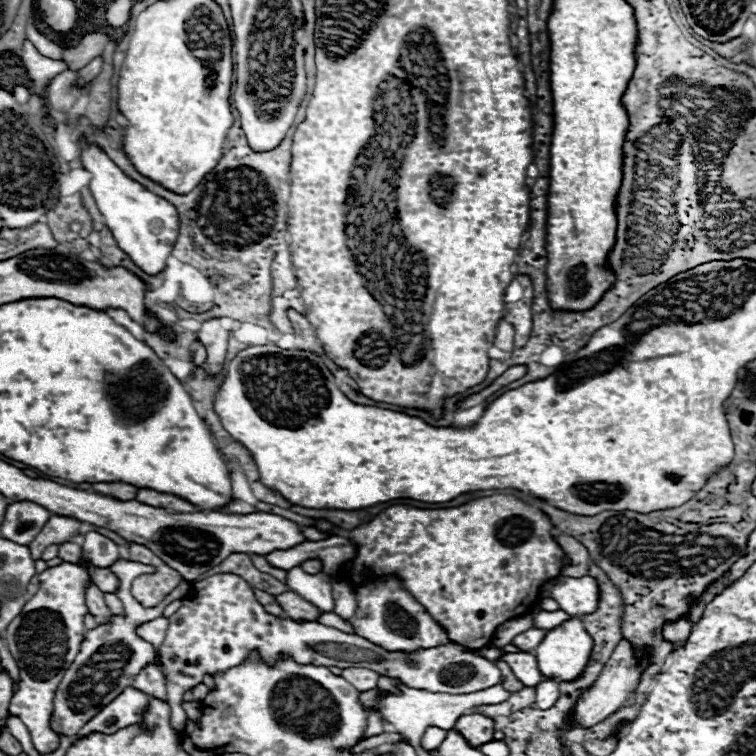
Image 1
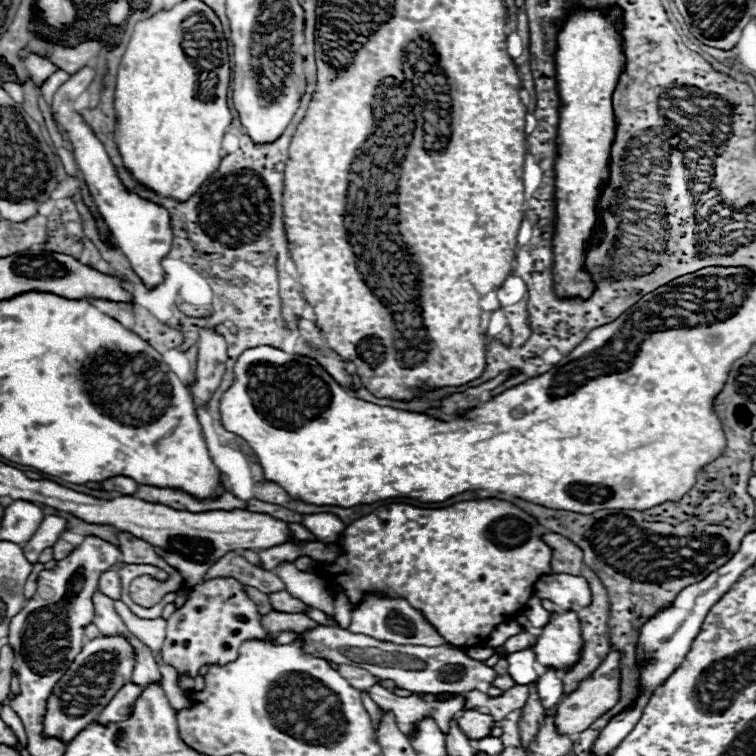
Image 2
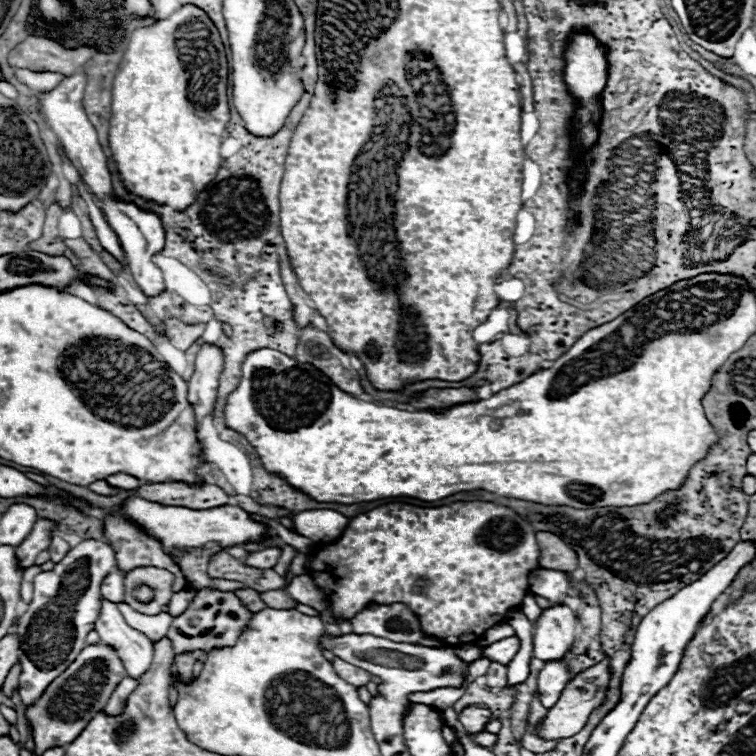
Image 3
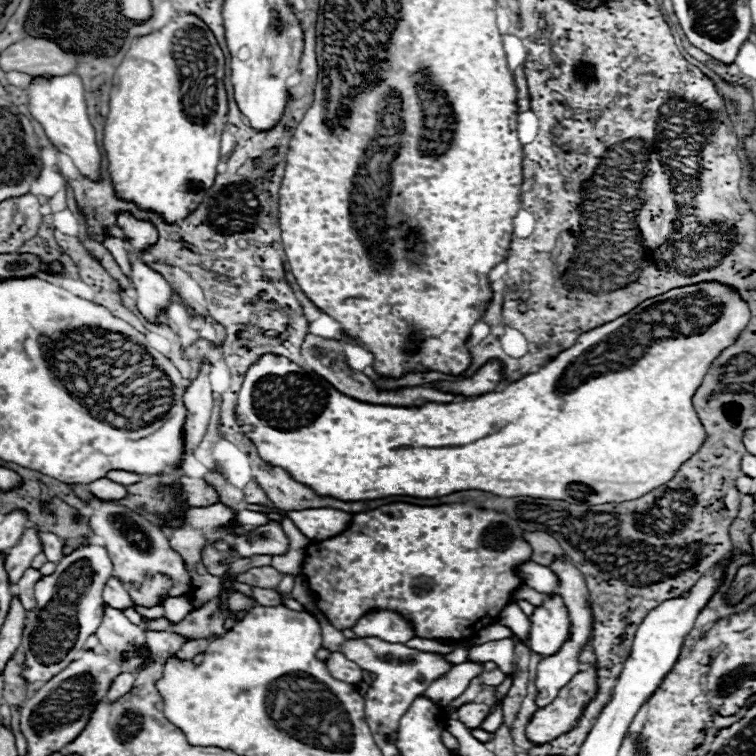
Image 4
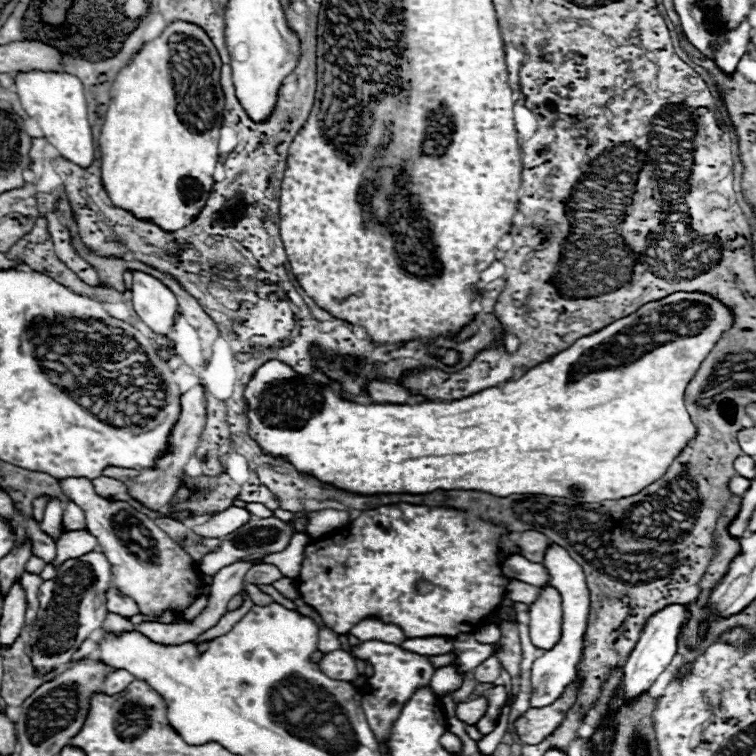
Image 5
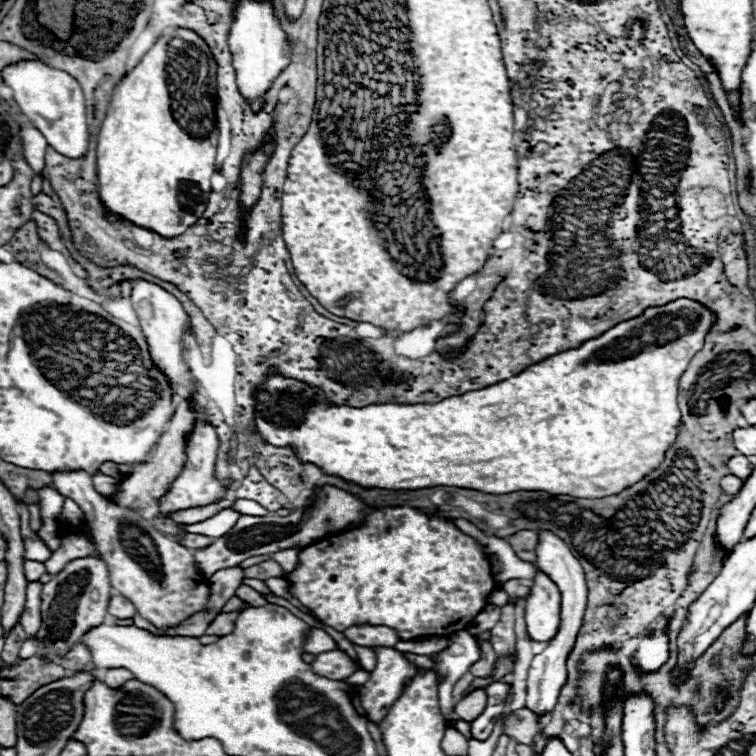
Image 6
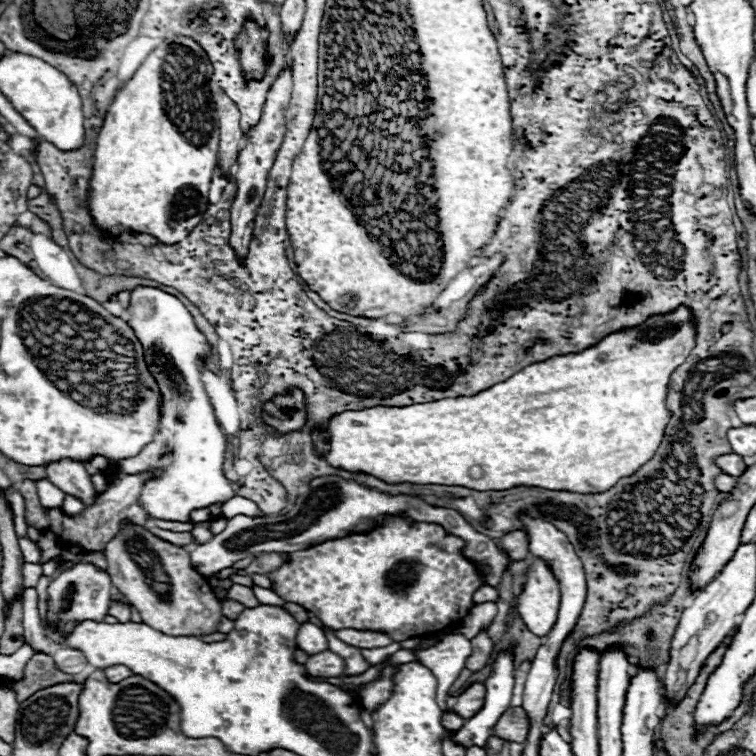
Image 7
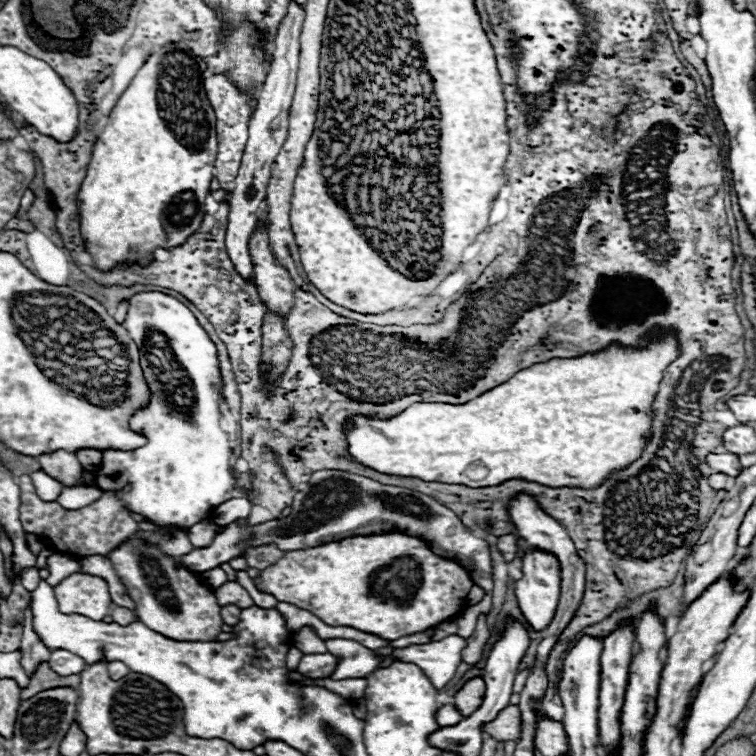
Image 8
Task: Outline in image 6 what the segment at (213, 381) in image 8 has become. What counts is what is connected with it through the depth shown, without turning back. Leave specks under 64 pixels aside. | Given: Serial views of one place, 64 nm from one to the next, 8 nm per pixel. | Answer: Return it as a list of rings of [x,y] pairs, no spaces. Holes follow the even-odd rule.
[[[136,280],[134,282],[134,290],[132,290],[132,306],[134,306],[134,312],[140,320],[140,326],[142,326],[142,332],[146,334],[146,340],[148,340],[148,348],[150,348],[150,356],[154,360],[154,364],[170,376],[172,380],[172,390],[174,394],[178,396],[188,396],[188,394],[194,394],[194,386],[188,386],[184,388],[180,382],[188,380],[190,378],[190,370],[188,366],[184,364],[184,356],[182,356],[182,334],[186,328],[190,328],[190,322],[188,322],[188,316],[182,308],[182,304],[164,288],[160,288],[158,284],[152,284],[152,282],[146,282],[146,280]],[[198,420],[196,428],[194,428],[194,434],[190,436],[190,442],[188,442],[188,462],[186,462],[182,474],[174,480],[172,490],[160,502],[160,512],[162,514],[184,510],[184,508],[206,506],[206,504],[212,504],[214,500],[226,496],[222,482],[218,478],[214,478],[216,450],[218,450],[218,438],[216,438],[214,428],[212,426],[206,426],[204,420]]]

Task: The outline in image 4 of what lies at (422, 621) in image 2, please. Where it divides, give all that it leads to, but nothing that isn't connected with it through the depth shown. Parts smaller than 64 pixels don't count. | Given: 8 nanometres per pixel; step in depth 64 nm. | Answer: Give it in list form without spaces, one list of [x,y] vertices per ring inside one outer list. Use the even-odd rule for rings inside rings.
[[[372,610],[364,614],[352,626],[352,630],[356,636],[378,636],[382,640],[402,642],[402,644],[416,636],[412,624],[402,614],[392,610]]]

